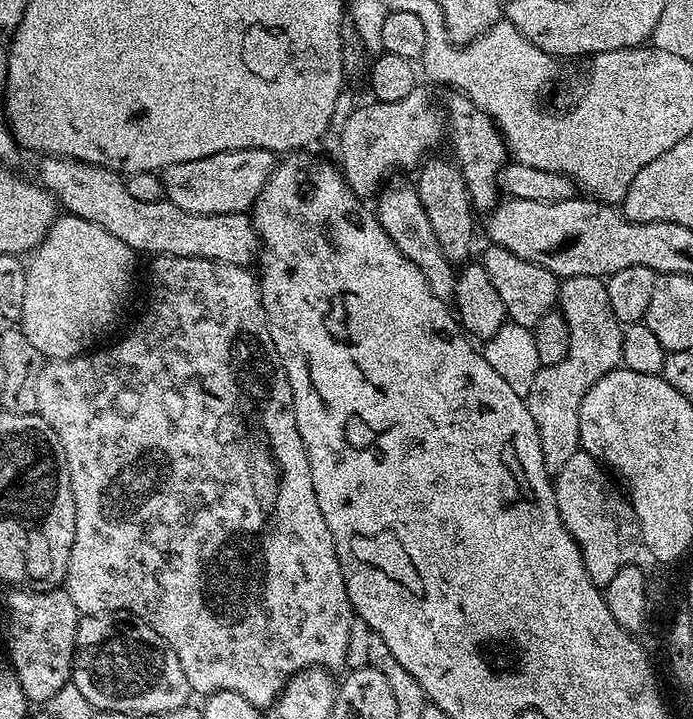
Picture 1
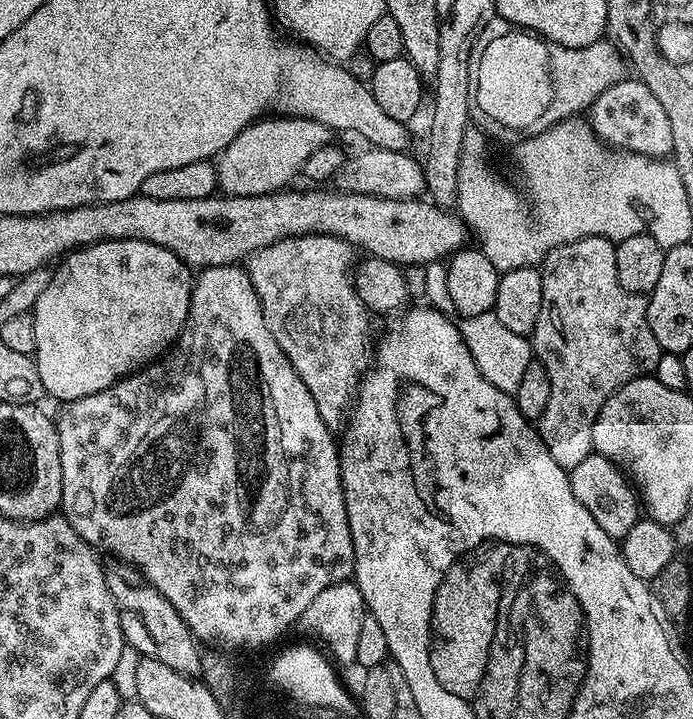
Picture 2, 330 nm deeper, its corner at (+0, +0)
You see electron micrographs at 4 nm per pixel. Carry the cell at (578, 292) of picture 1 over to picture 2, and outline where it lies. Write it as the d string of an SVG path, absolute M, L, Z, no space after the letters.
M591 236L590 238L578 238L578 242L566 242L562 246L552 248L543 260L540 277L542 278L542 314L538 314L538 326L534 326L530 339L535 359L544 364L546 374L550 374L550 402L546 406L546 414L542 414L542 418L538 421L538 431L540 441L544 443L546 450L550 450L550 458L554 458L554 462L558 462L558 466L571 470L574 466L578 466L578 462L582 462L582 458L593 455L594 422L604 403L626 382L636 379L637 376L655 373L662 350L658 346L658 338L654 338L654 330L650 330L647 299L639 292L626 291L618 282L616 244L613 241Z

